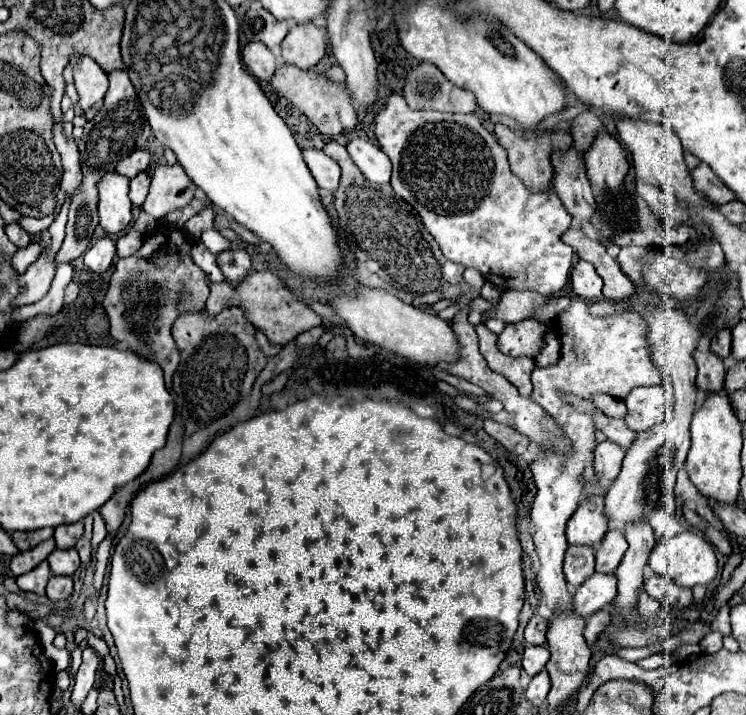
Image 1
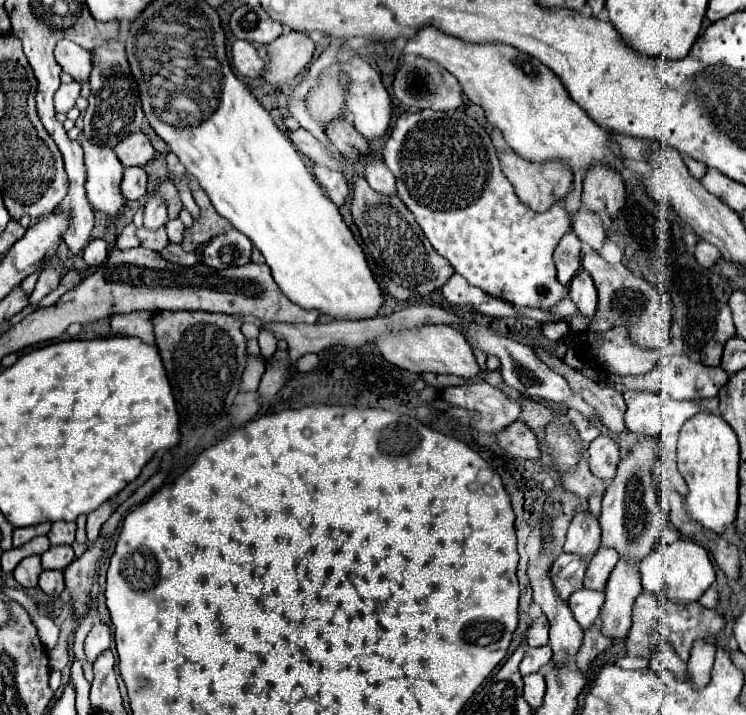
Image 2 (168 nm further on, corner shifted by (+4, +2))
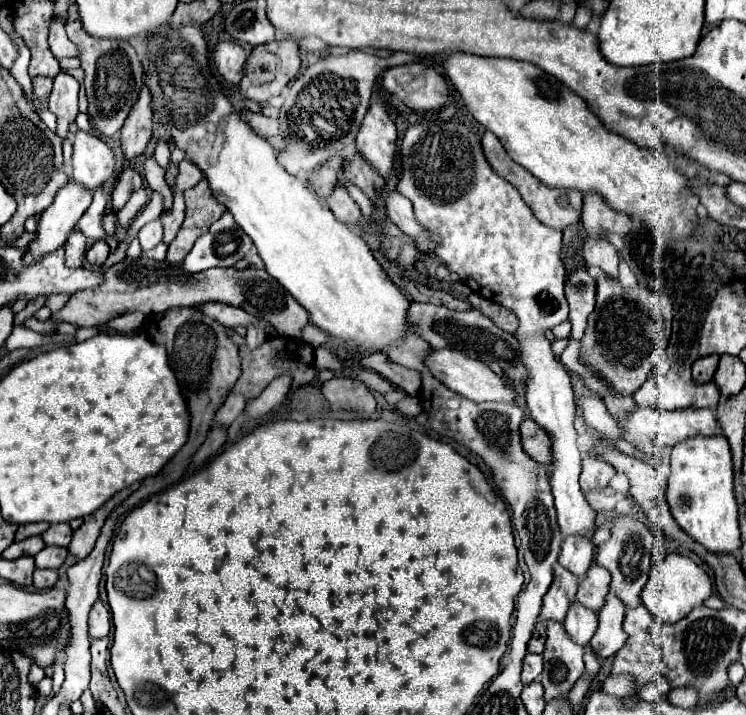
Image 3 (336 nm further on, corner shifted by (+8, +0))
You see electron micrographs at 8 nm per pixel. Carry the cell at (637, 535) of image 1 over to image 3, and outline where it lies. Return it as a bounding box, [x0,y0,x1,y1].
[590,593,628,659]

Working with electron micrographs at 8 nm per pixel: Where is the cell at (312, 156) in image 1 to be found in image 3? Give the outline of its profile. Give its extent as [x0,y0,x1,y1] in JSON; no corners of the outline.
[326,185,362,223]

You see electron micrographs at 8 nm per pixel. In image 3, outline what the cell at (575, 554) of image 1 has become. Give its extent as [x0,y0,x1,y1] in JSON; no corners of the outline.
[540,563,578,621]

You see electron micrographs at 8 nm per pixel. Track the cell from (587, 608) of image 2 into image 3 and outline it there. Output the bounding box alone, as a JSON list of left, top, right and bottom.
[564,601,598,647]

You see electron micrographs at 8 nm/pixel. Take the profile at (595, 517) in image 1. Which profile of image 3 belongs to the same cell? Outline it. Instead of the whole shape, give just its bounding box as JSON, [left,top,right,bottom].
[558,535,594,579]

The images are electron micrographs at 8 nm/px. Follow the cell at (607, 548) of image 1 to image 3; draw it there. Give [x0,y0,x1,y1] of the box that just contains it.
[576,563,610,611]

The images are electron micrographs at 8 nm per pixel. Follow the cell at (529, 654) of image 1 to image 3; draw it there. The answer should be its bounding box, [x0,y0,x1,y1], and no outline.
[522,653,542,685]

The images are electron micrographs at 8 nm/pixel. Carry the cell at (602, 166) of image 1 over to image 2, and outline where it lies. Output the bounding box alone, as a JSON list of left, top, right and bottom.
[582,165,626,217]

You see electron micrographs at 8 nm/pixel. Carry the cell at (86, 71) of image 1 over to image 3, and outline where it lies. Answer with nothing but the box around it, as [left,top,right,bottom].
[50,19,78,59]

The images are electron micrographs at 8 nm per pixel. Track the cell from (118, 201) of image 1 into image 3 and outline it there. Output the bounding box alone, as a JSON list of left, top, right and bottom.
[72,131,114,191]

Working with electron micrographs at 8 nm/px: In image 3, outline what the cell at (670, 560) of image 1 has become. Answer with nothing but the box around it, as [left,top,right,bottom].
[640,553,712,623]

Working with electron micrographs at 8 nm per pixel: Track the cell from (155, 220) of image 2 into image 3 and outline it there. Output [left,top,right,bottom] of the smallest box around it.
[138,219,162,251]

